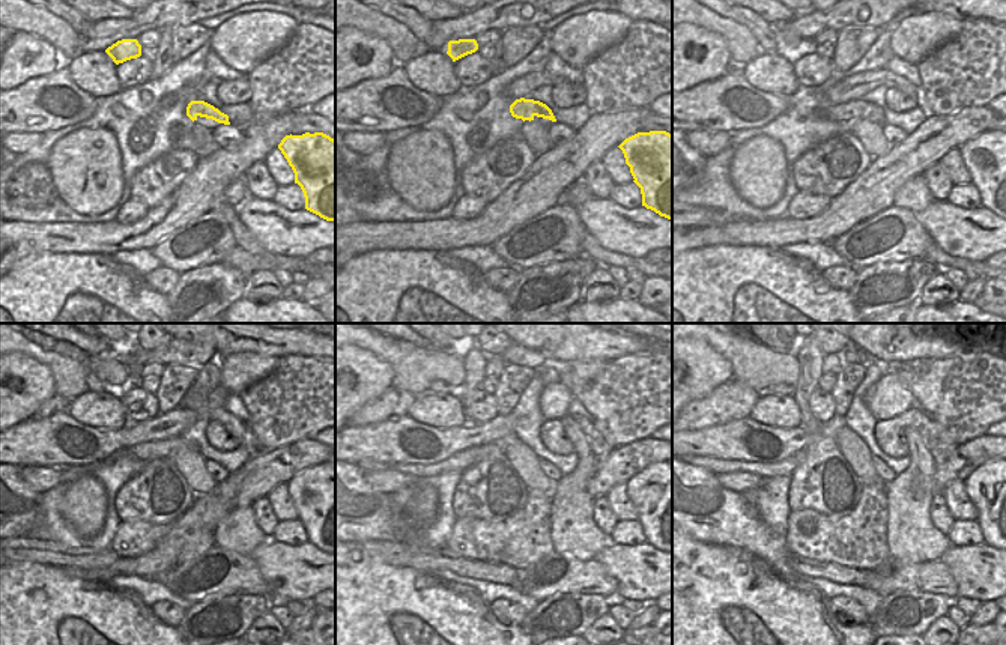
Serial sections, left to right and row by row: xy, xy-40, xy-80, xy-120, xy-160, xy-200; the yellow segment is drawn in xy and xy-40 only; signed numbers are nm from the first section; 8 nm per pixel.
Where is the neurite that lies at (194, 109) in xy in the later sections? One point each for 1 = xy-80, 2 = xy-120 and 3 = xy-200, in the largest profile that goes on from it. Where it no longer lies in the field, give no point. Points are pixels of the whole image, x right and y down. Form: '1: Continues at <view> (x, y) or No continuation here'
1: Continues at xy-80 (857, 109)
2: Continues at xy-120 (149, 451)
3: Continues at xy-200 (715, 465).

